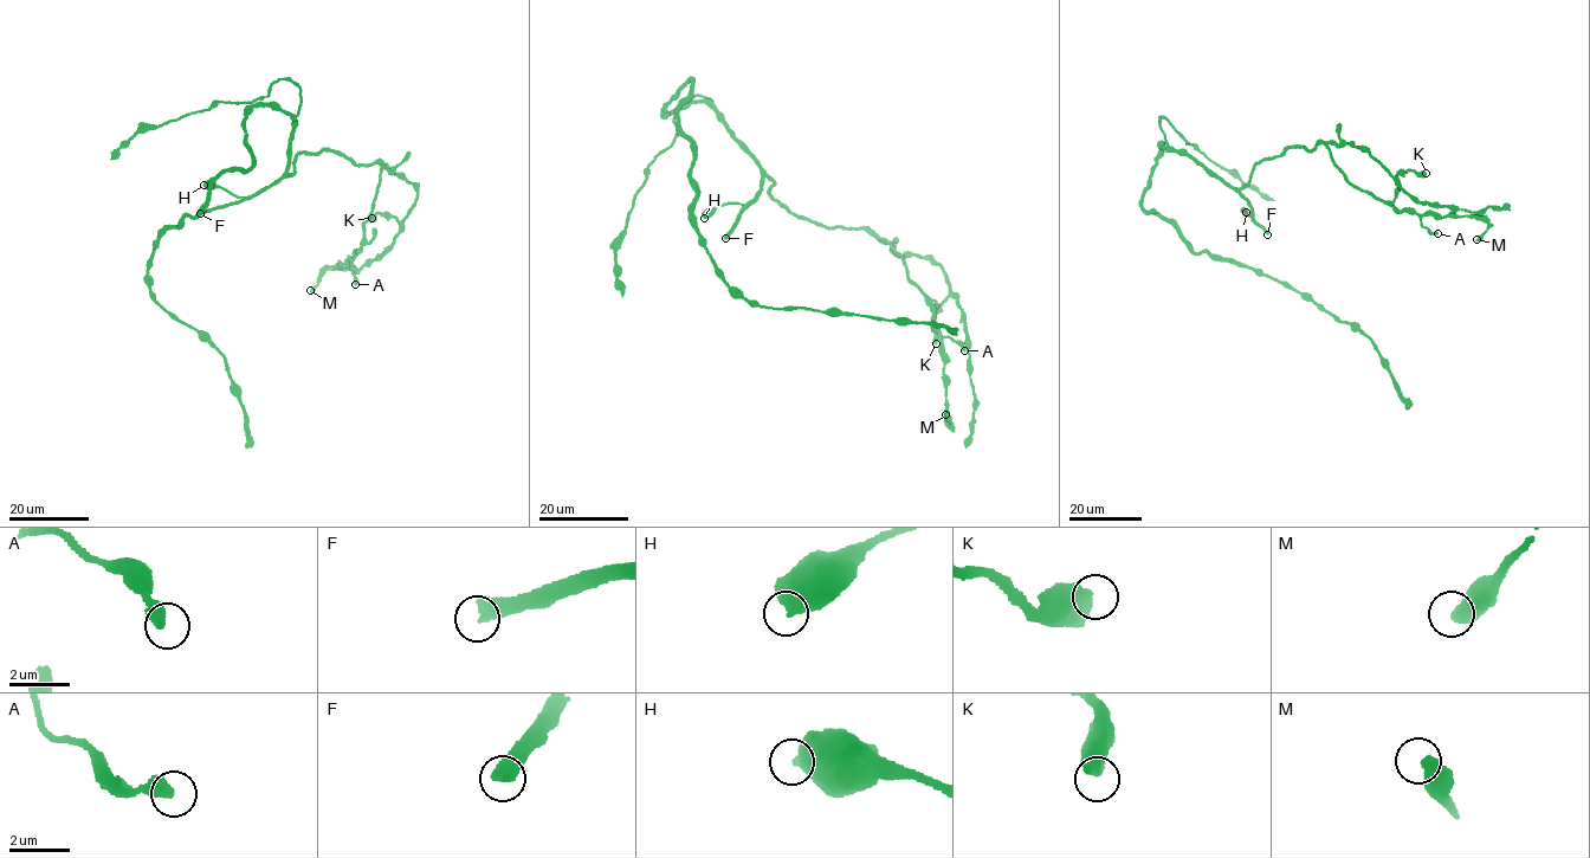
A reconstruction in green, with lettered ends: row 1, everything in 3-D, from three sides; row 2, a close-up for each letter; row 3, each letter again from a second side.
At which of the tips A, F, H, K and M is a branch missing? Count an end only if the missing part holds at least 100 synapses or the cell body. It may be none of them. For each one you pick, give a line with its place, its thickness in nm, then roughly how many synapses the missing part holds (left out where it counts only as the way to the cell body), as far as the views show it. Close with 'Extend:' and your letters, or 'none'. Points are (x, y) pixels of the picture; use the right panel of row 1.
F: at (1267, 234); 440 nm thick; about 450 synapses
Extend: F

